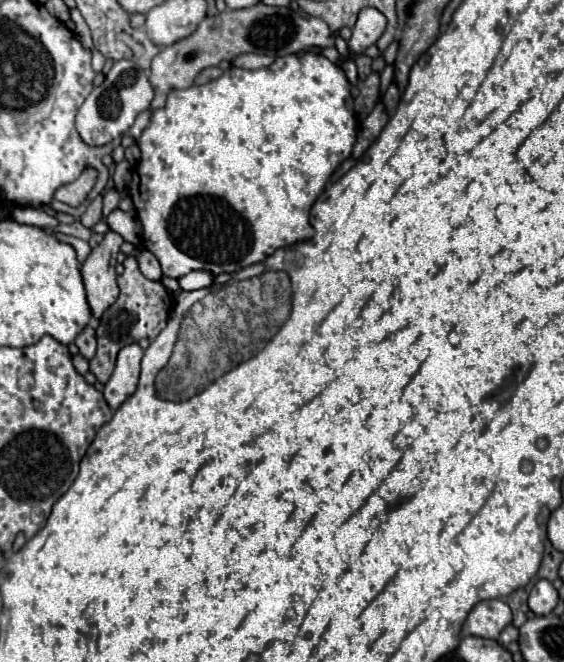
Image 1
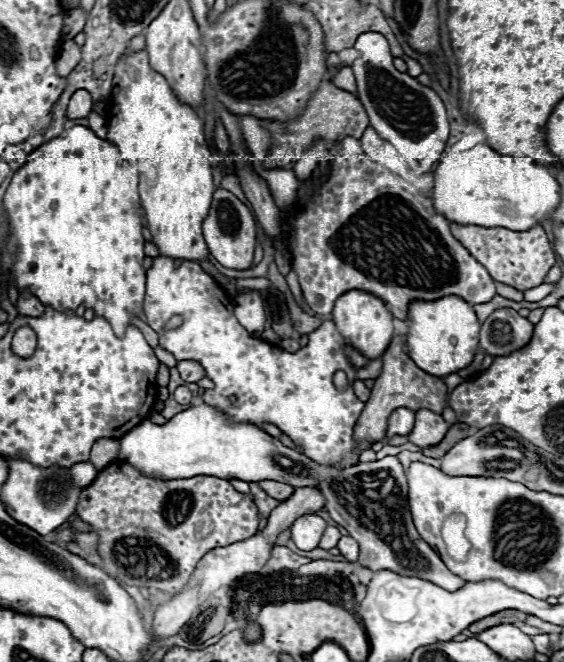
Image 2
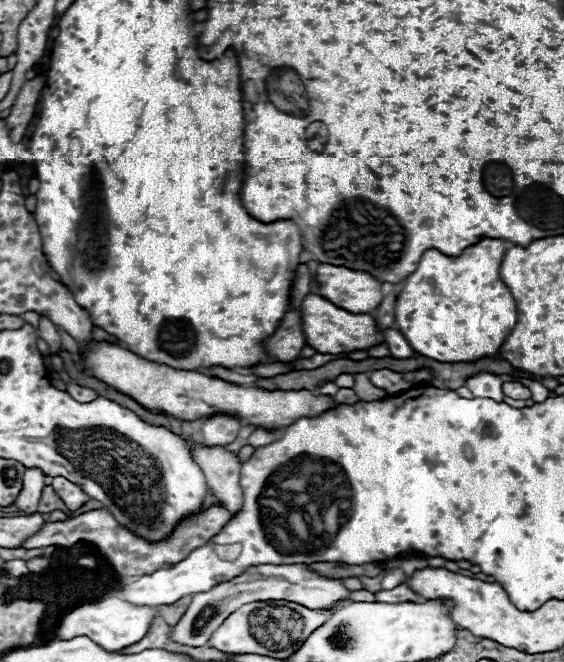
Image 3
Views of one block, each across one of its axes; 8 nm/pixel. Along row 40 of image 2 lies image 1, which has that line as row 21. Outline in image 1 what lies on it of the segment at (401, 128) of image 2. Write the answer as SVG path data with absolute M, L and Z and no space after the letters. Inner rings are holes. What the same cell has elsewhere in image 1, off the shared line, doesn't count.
M362 8L352 28L352 38L348 40L350 50L362 54L368 46L378 42L384 30L386 30L386 16L376 8Z

